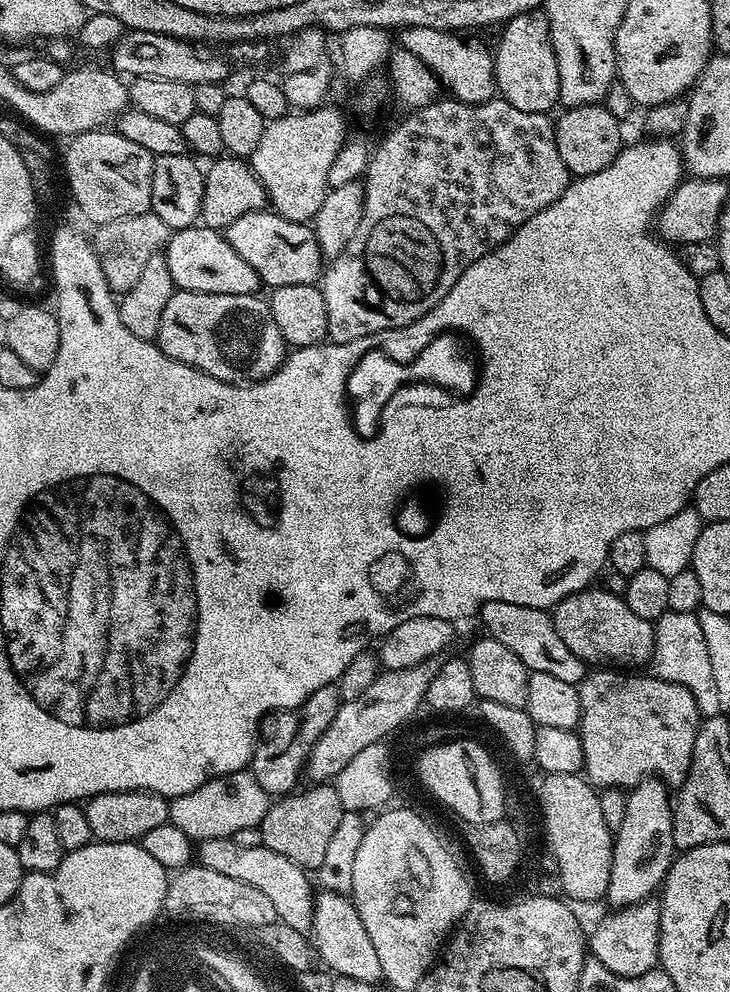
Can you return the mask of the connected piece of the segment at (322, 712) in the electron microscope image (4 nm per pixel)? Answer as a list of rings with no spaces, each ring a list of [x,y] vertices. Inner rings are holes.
[[[327,684],[314,690],[314,694],[310,694],[304,704],[279,713],[280,721],[276,724],[276,733],[265,744],[264,741],[257,743],[250,765],[253,778],[258,782],[258,786],[262,786],[262,790],[268,792],[269,797],[289,795],[299,785],[296,783],[300,776],[302,780],[302,773],[308,763],[308,756],[314,750],[314,744],[318,742],[326,726],[334,722],[334,714],[338,714],[341,703],[339,687],[336,684]]]

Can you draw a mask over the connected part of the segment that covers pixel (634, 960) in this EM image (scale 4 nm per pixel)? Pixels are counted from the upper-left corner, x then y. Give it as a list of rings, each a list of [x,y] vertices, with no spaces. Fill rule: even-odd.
[[[656,898],[639,900],[636,904],[625,904],[612,910],[609,916],[604,916],[596,924],[596,929],[590,932],[590,952],[606,970],[619,976],[641,976],[650,969],[657,967],[660,958],[660,901]]]

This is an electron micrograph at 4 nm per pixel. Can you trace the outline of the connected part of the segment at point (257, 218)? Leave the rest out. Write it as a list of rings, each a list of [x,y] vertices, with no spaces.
[[[271,210],[242,214],[242,218],[230,222],[226,235],[230,246],[238,250],[238,255],[249,266],[254,266],[261,285],[269,289],[316,284],[326,267],[326,257],[318,246],[311,223],[290,222],[290,218],[282,218]]]

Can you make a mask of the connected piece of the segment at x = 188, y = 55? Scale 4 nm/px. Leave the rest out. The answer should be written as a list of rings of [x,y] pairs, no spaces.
[[[128,30],[110,49],[110,56],[113,64],[111,67],[124,78],[167,78],[173,82],[186,82],[191,85],[202,82],[224,84],[233,65],[227,59],[224,61],[216,52],[219,51],[208,46],[190,44],[187,40],[170,38],[166,34]]]

